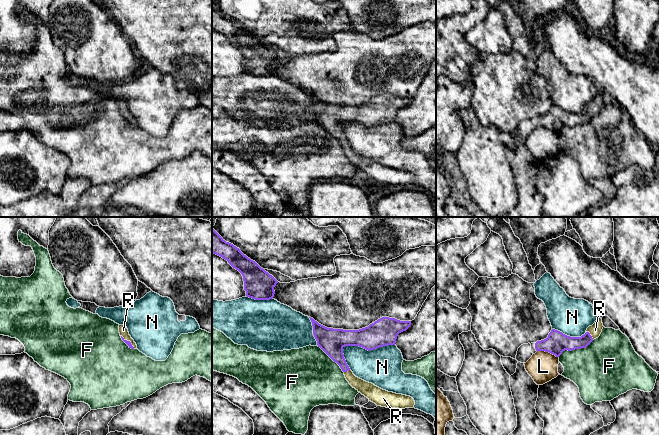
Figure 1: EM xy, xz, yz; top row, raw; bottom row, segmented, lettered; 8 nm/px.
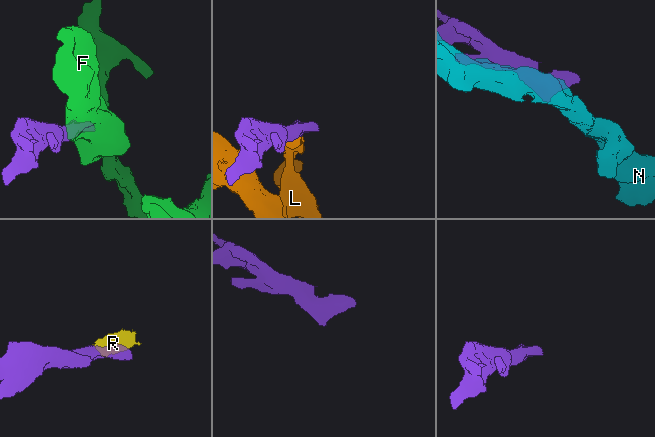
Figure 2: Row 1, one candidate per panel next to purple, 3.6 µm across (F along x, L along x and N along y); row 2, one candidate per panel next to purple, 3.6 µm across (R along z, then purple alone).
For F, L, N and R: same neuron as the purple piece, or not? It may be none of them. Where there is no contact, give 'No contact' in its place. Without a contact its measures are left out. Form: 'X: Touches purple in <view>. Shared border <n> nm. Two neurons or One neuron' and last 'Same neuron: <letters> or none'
F: Touches purple in yz. Shared border 320 nm. Two neurons
L: Touches purple in yz. Shared border 190 nm. Two neurons
N: Touches purple in xz. Shared border 440 nm. Two neurons
R: Touches purple in yz. Shared border 90 nm. One neuron
Same neuron: R

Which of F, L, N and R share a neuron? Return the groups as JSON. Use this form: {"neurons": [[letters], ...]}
{"neurons": [["F"], ["L"], ["N"], ["R"]]}

